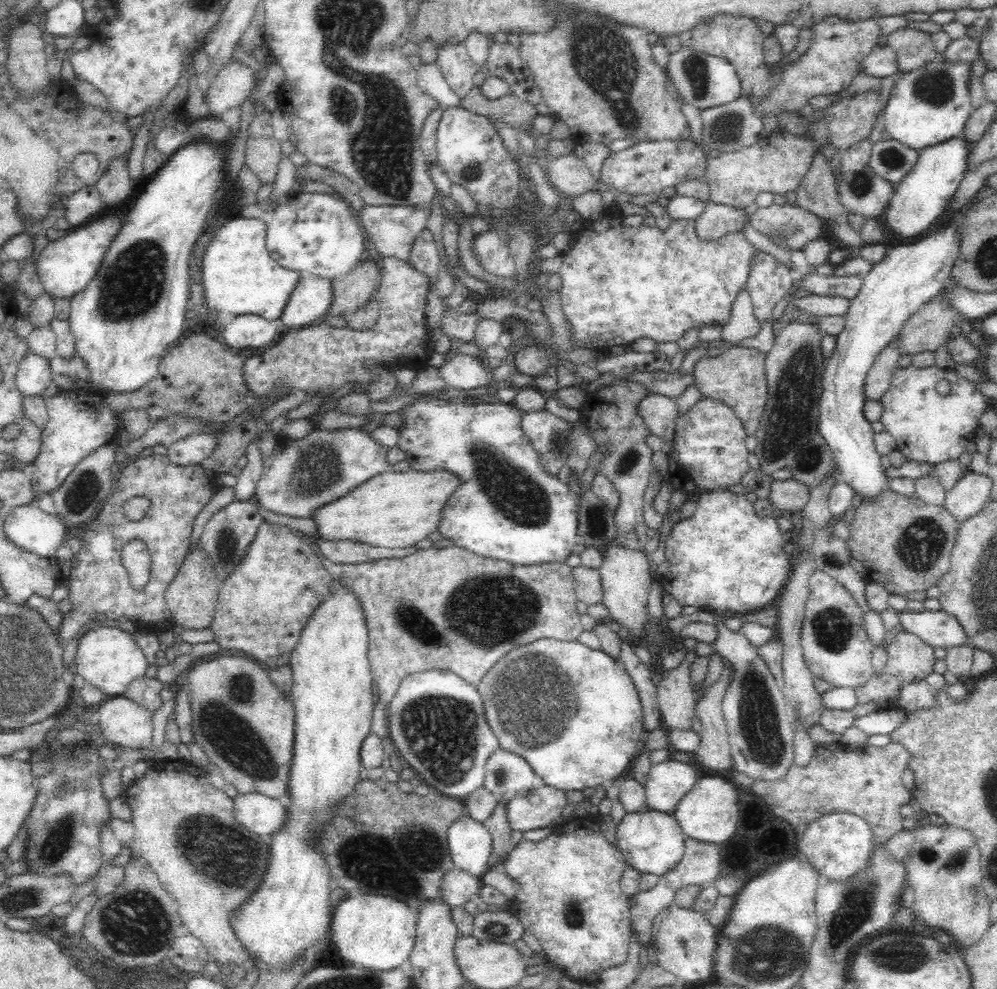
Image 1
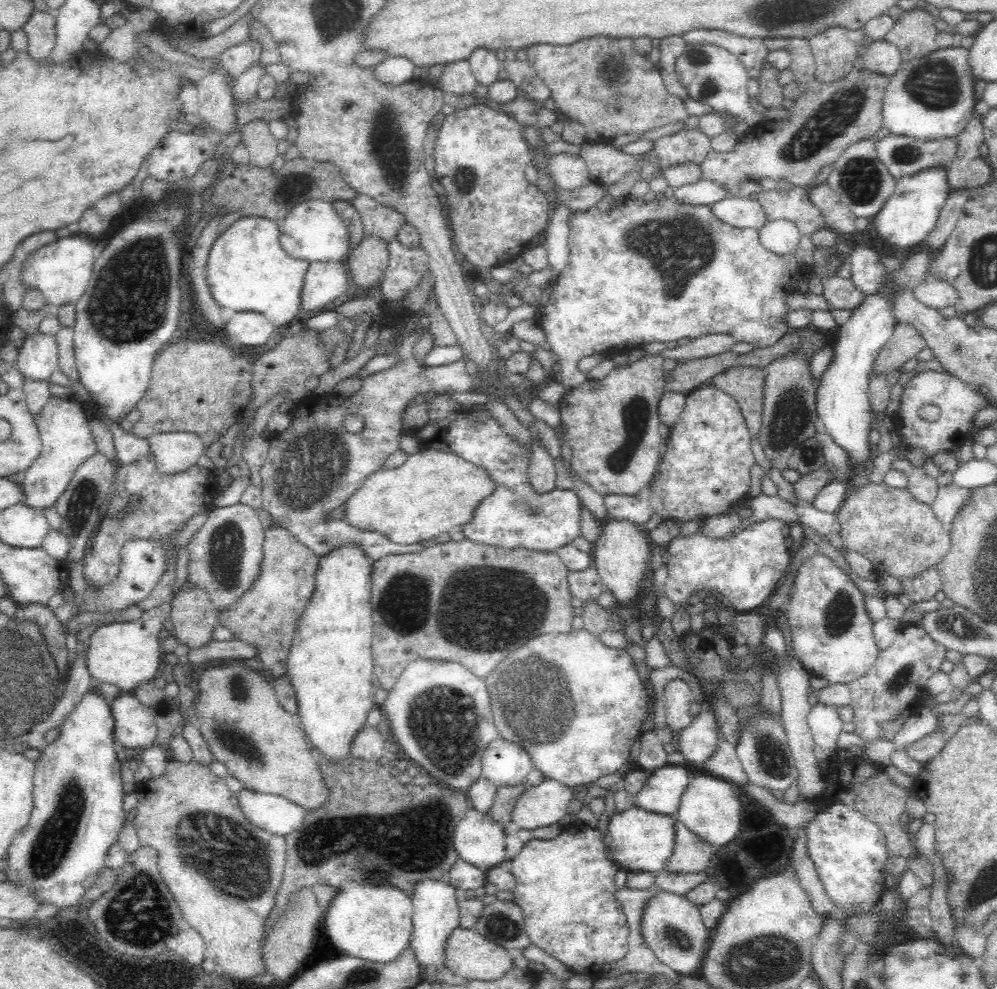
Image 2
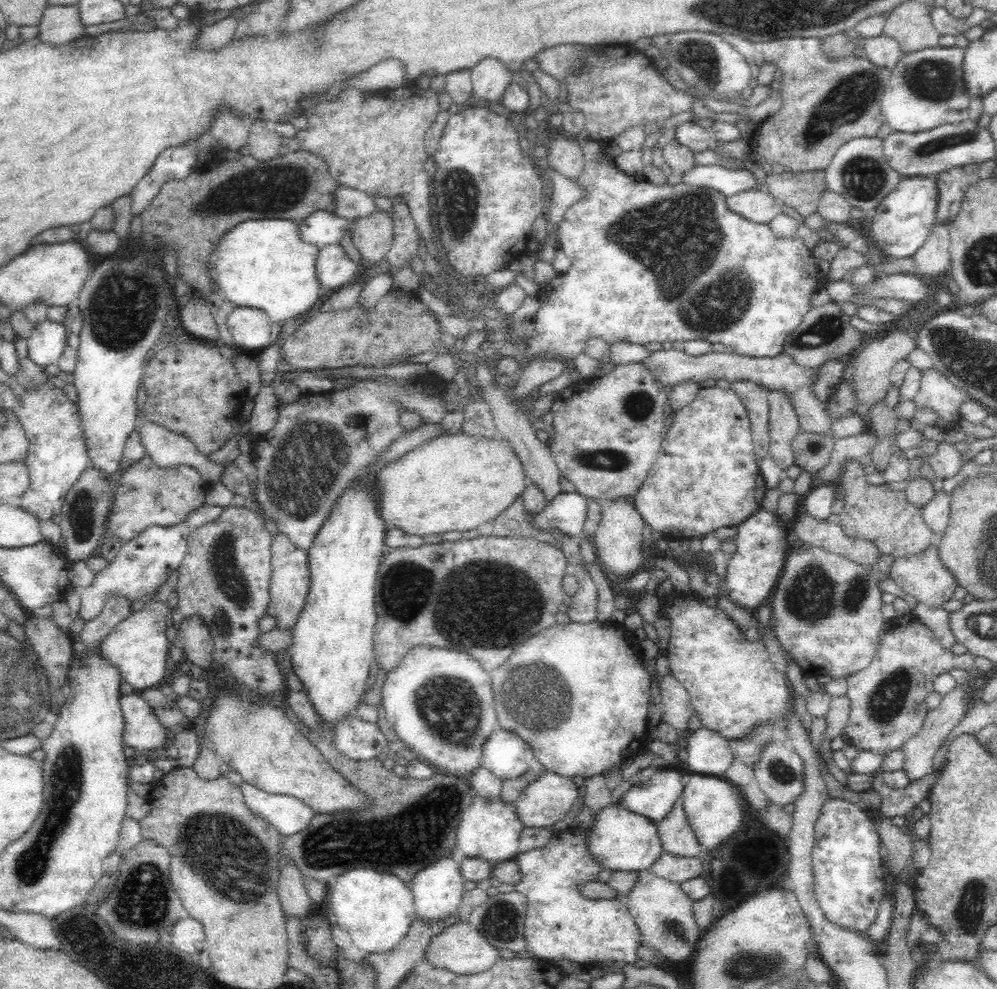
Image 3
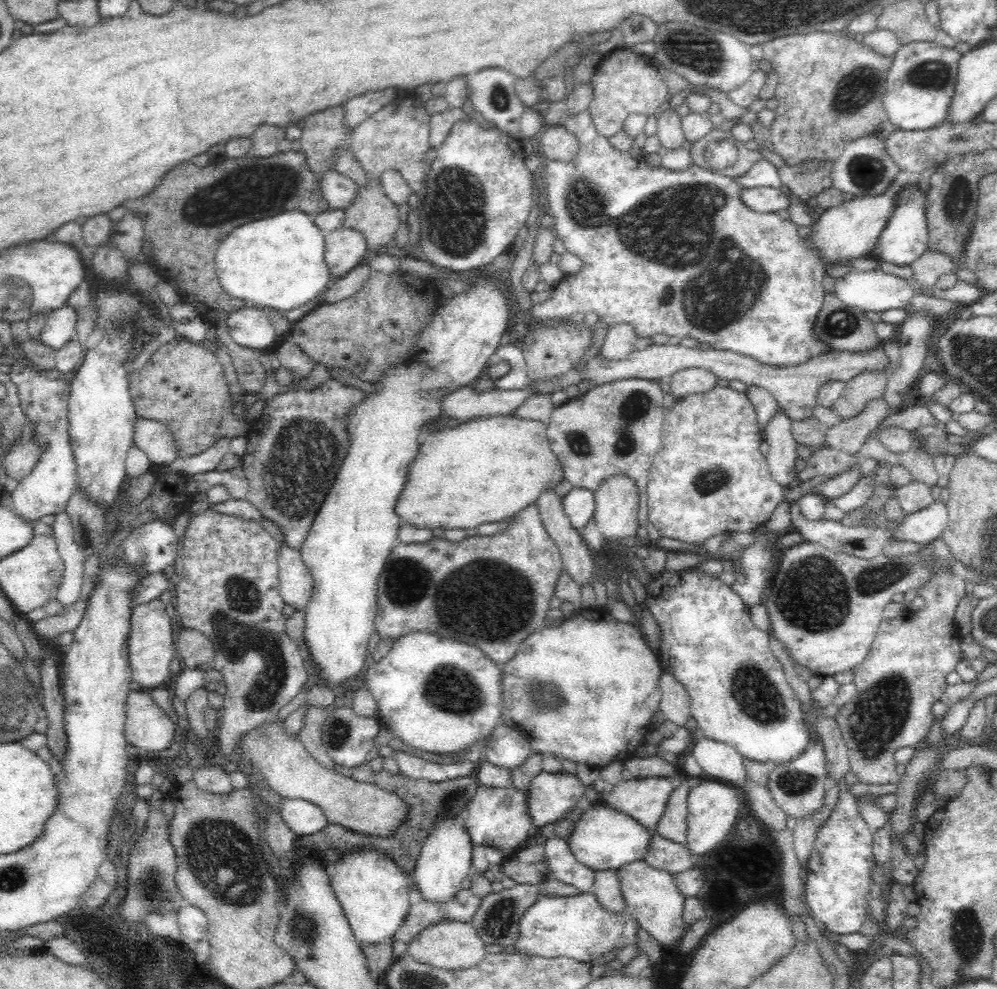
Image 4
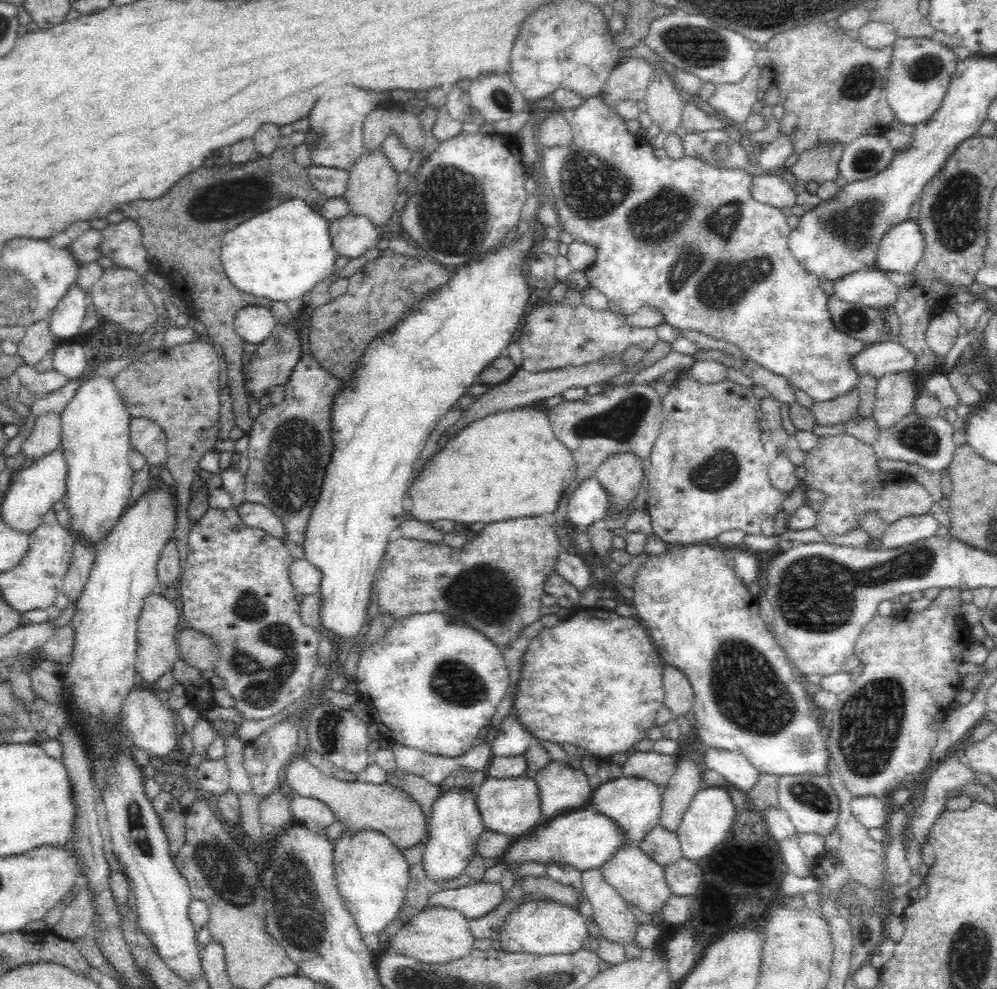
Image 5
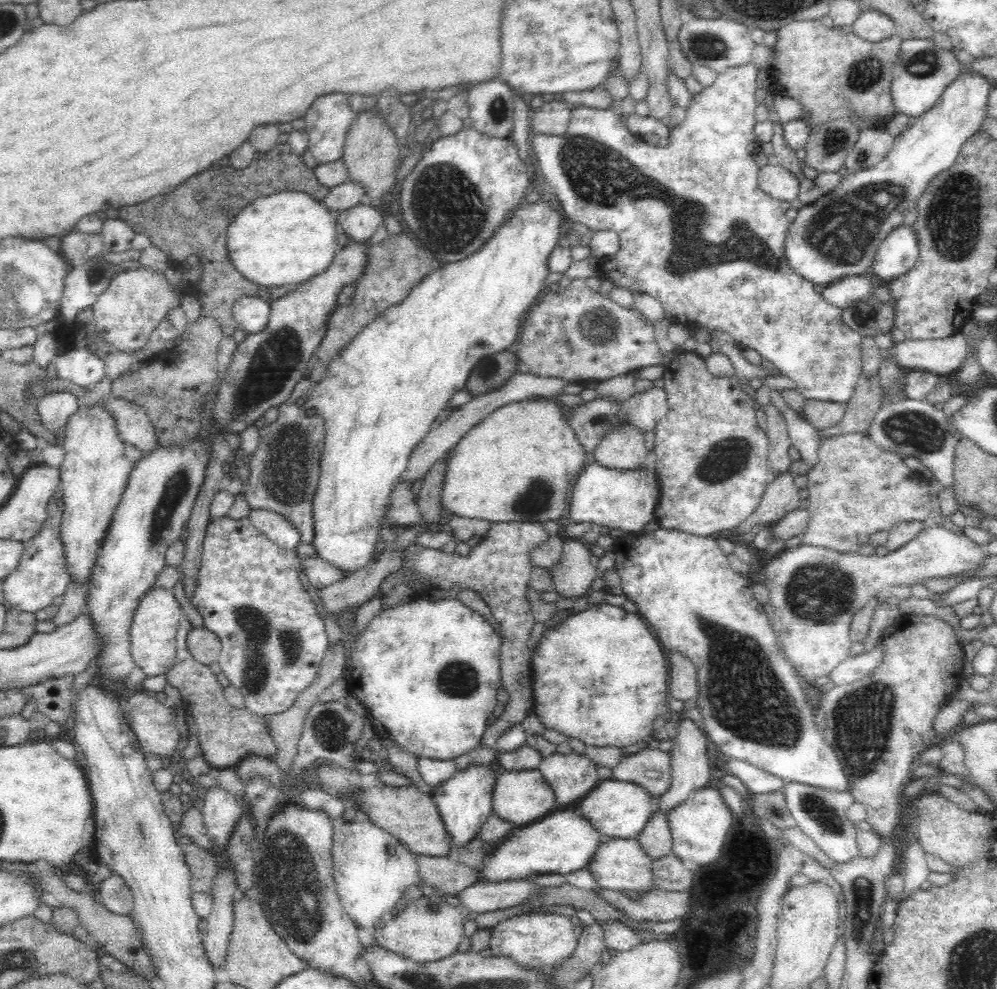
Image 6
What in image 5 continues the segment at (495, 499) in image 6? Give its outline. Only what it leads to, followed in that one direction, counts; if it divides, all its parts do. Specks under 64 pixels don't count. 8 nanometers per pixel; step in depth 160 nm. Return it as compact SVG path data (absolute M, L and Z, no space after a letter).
M527 407L504 410L468 424L448 440L411 480L406 498L411 499L410 514L414 519L430 524L449 520L468 526L474 523L488 525L520 517L550 517L562 493L571 490L576 470L572 454L554 437L547 412Z

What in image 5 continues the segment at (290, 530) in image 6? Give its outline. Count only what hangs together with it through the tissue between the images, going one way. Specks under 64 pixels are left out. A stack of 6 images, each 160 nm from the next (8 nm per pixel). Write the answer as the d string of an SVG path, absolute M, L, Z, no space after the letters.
M245 500L238 506L232 504L231 508L240 515L240 518L248 527L260 528L281 541L287 538L286 530L280 518L264 505Z

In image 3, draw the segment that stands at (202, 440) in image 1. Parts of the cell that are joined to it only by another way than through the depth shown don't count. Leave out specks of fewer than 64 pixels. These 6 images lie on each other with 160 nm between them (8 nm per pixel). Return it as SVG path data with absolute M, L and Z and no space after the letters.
M144 422L139 424L140 439L147 455L158 469L172 470L180 466L196 468L209 481L215 482L223 472L223 464L216 464L198 453L198 448L182 434L162 426Z

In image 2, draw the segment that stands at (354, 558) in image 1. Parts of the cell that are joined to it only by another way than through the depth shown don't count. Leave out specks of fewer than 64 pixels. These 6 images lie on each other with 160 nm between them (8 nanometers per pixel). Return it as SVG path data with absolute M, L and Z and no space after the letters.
M413 325L409 336L404 337L397 348L396 364L392 368L363 377L362 388L357 394L348 396L348 398L339 397L336 393L328 398L313 397L309 394L290 412L294 424L284 432L273 434L269 444L269 458L261 468L263 510L266 510L273 521L292 533L316 556L324 556L344 545L354 545L354 547L364 549L366 557L373 563L386 555L417 553L424 547L421 543L396 544L380 534L366 534L362 530L348 526L344 519L324 522L324 516L334 508L342 506L360 488L366 478L382 470L387 459L398 450L400 438L405 433L400 416L405 413L404 410L413 396L424 394L424 392L432 394L432 392L471 392L474 390L476 381L466 370L468 358L465 356L458 358L452 364L444 364L444 366L424 366L416 362L413 355L414 343L429 333L429 328L429 326L417 328Z

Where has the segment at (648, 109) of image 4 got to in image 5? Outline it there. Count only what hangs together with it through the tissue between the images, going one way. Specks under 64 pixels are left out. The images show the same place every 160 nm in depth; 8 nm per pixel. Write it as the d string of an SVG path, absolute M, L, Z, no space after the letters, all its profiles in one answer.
M628 58L610 71L597 98L602 99L606 107L617 114L618 101L628 99L637 103L645 100L652 77L653 68L648 62L642 58Z

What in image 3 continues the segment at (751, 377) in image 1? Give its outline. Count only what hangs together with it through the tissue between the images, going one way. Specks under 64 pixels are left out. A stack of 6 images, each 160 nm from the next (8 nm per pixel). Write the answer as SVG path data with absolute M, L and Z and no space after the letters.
M748 380L730 382L730 390L741 399L749 415L755 462L760 471L761 461L769 456L769 405L767 400L769 390Z

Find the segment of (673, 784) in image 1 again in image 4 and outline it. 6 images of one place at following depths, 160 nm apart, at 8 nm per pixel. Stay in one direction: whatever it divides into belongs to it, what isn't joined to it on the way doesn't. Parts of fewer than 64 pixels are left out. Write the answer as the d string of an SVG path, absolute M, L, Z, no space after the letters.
M672 778L623 780L604 793L604 804L637 820L654 833L673 793Z

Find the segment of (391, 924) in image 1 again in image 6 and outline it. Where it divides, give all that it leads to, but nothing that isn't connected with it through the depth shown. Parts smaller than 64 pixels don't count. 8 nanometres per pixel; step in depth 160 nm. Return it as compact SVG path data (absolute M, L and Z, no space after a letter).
M359 818L333 830L331 853L339 903L357 927L373 931L392 915L412 884L422 884L416 856L393 834L368 820Z

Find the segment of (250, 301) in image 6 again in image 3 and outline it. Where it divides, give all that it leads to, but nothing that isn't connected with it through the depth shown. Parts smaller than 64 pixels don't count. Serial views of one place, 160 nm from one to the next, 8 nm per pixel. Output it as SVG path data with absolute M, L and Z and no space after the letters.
M236 308L227 318L227 326L236 346L264 348L272 342L272 324L262 310Z

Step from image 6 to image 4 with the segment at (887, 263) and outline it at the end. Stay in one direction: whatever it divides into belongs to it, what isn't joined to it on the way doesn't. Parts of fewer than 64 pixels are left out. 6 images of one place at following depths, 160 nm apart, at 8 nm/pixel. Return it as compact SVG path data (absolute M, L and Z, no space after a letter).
M913 179L900 188L894 201L894 208L886 220L886 226L882 228L876 243L877 259L898 265L910 265L924 250L929 241L929 230L926 218L926 195L918 183Z

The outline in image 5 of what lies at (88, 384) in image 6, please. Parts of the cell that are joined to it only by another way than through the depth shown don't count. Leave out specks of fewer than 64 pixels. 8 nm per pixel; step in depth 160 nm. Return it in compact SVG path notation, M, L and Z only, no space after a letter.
M78 343L58 344L52 353L52 368L69 379L83 376L92 362L92 359L84 354L84 346Z

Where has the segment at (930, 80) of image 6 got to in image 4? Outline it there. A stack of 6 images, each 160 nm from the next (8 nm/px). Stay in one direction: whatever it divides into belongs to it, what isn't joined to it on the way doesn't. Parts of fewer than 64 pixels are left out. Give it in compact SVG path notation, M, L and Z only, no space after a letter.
M935 42L901 45L887 74L882 106L888 120L900 130L928 130L949 118L961 55Z

